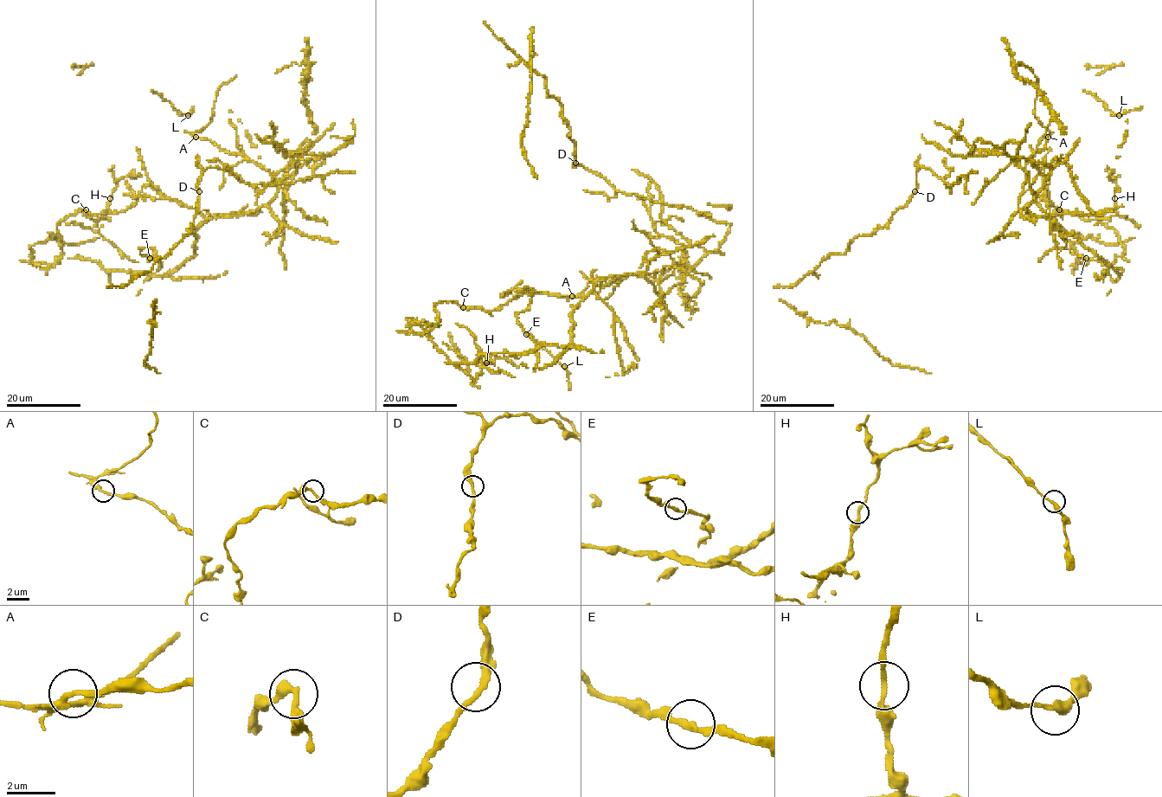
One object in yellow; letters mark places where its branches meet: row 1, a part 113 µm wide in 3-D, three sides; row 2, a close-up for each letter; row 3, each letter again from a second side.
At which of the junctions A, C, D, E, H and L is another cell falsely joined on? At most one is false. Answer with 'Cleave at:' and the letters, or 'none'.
Cleave at: A

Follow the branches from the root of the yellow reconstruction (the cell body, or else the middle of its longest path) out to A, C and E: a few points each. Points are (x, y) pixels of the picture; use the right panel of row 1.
A: (999, 154), (987, 155), (1018, 144), (1016, 163), (1030, 190), (1023, 187), (1026, 162), (1048, 138)
C: (999, 154), (1029, 158), (1047, 175), (1028, 206), (1028, 215), (1049, 218), (1043, 184), (1059, 209)
E: (999, 154), (1029, 158), (1047, 175), (1028, 206), (1028, 215), (1049, 218), (1120, 274), (1115, 267), (1086, 258)

